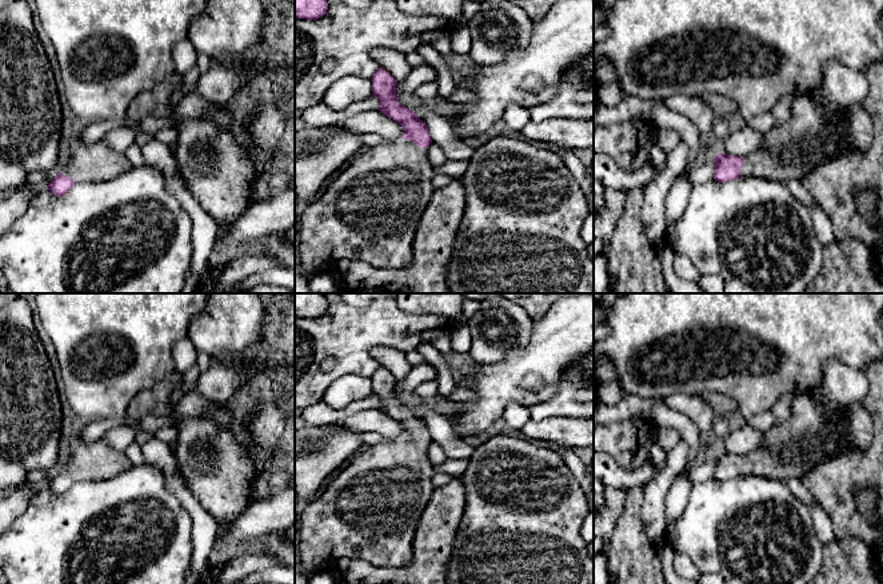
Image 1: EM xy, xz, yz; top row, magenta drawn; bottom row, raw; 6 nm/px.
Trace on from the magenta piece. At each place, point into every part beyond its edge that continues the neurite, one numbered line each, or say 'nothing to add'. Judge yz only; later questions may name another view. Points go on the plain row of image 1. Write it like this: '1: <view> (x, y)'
1: yz (815, 431)

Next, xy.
1: xy (96, 460)

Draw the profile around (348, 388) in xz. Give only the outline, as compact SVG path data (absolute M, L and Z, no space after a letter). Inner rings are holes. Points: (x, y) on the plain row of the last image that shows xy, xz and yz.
M345 375L329 385L323 400L331 407L341 409L351 401L367 399L372 393L372 380L369 377Z

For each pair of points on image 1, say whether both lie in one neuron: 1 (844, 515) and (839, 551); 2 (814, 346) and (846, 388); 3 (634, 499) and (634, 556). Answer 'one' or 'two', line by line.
1: two
2: two
3: one

